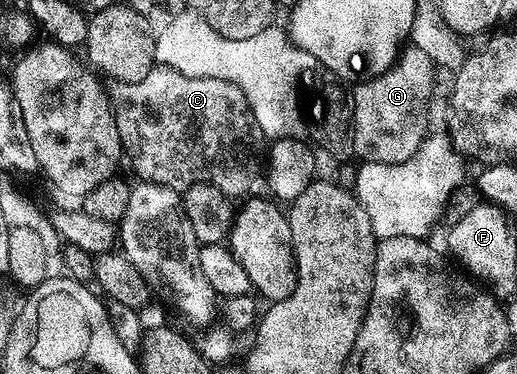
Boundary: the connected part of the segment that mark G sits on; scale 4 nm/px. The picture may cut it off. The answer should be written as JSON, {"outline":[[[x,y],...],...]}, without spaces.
{"outline":[[[410,46],[401,53],[398,63],[383,75],[357,83],[353,87],[356,89],[352,92],[352,100],[350,96],[352,141],[356,156],[361,161],[369,164],[401,164],[425,147],[426,137],[430,132],[427,124],[428,103],[432,100],[432,71],[434,71],[434,65],[426,54],[426,50]]]}

